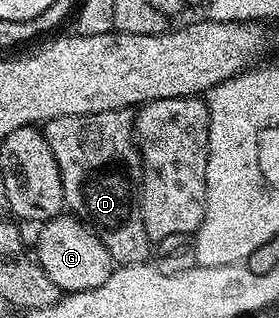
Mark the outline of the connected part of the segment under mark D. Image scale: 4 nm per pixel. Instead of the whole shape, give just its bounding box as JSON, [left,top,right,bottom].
[41,108,153,265]

